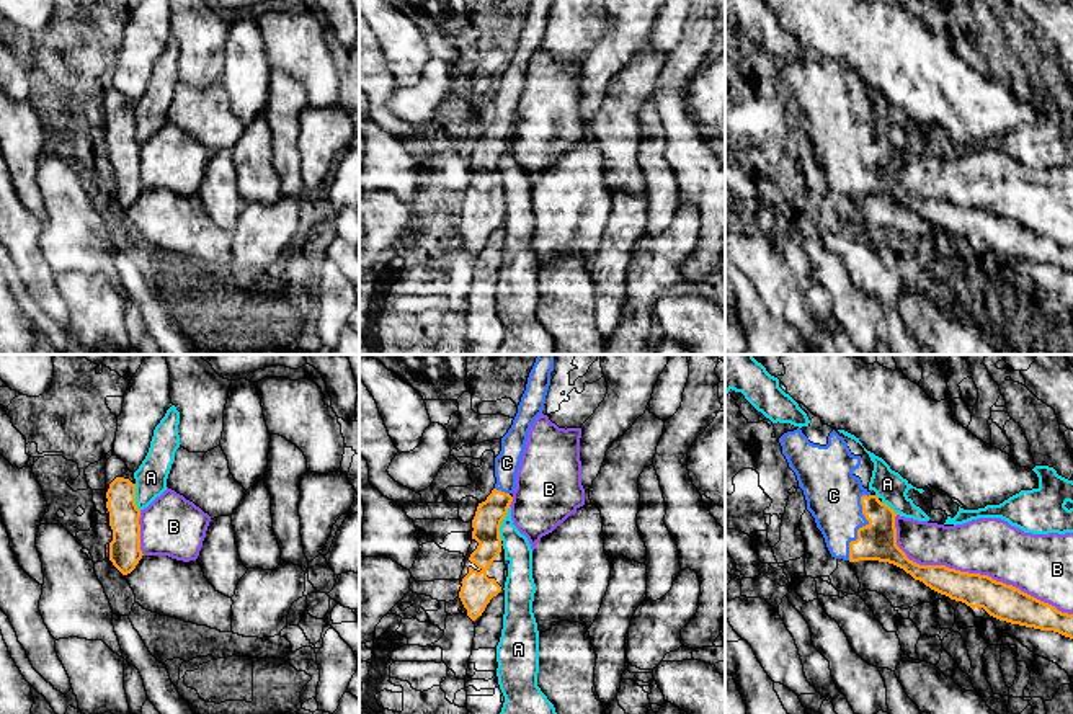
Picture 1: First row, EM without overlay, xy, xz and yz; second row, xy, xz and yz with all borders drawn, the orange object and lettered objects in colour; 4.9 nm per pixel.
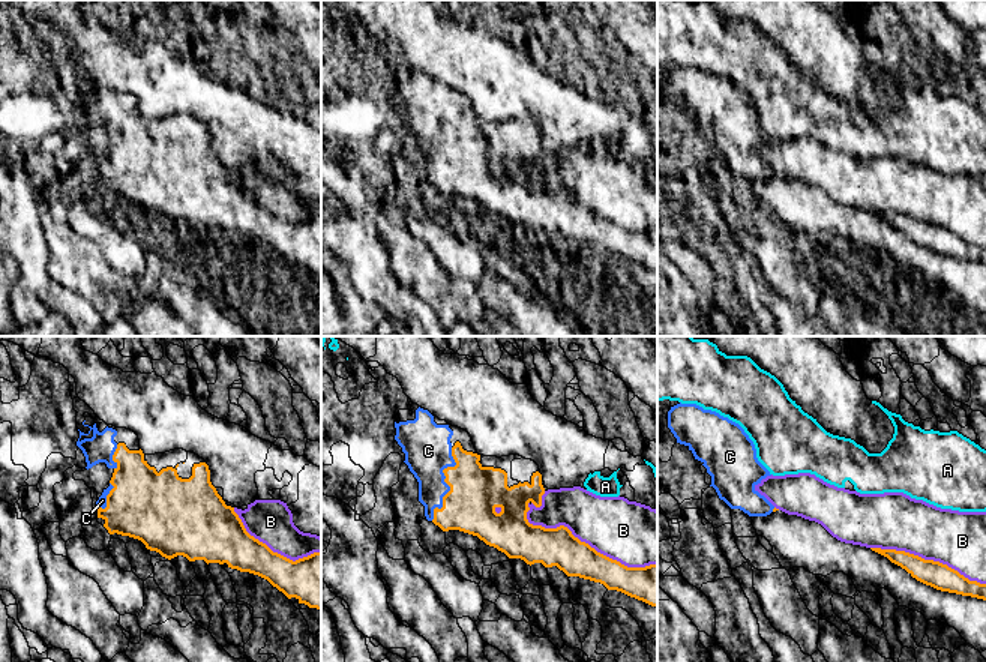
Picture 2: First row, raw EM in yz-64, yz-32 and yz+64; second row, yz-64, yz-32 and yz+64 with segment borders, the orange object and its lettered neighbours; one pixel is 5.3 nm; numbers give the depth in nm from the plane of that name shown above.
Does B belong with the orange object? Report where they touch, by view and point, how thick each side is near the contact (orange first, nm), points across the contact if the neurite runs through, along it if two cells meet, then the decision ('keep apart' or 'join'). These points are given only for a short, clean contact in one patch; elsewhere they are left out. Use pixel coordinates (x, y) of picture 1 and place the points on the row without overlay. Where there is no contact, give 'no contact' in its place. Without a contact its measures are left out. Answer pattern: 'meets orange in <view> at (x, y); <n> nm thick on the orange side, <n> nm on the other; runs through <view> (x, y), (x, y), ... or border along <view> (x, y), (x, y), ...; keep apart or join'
meets orange in yz at (970, 208); 180 nm thick on the orange side, 280 nm on the other; keep apart

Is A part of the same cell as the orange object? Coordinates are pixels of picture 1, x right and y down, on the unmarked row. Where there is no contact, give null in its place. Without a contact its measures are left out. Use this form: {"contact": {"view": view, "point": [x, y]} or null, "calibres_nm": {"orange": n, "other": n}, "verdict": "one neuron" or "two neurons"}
{"contact": {"view": "xz", "point": [500, 157]}, "calibres_nm": {"orange": 140, "other": 130}, "verdict": "two neurons"}

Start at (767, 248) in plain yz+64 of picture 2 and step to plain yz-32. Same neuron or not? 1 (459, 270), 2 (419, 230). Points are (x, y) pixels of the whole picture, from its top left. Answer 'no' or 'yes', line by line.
1: yes
2: yes

